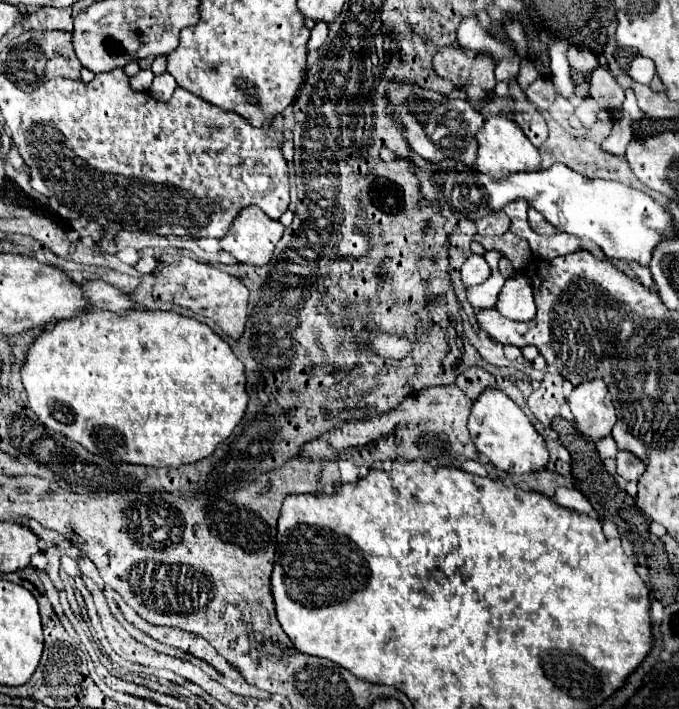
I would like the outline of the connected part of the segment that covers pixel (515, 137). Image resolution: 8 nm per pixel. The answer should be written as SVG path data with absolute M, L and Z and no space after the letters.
M488 117L484 125L476 133L478 141L478 159L476 169L490 177L502 177L512 171L536 171L540 169L540 153L528 141L528 137L520 131L520 127L512 119L504 117Z

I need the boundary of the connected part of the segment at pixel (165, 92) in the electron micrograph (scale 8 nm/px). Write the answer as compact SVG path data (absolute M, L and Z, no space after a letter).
M166 71L166 73L154 77L152 87L150 87L150 93L152 93L152 97L156 97L160 101L166 101L174 93L174 89L176 89L176 79Z

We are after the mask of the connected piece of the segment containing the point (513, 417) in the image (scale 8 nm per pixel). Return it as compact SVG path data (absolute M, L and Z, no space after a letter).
M484 389L480 397L472 403L468 417L468 431L476 449L490 459L492 465L506 473L530 473L538 471L548 461L548 449L544 439L536 433L530 419L508 399L500 389Z

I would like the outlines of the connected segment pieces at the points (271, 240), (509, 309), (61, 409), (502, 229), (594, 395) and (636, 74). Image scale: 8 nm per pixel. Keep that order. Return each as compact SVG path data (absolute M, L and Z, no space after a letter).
M248 205L240 209L226 237L220 239L220 247L240 263L266 265L282 233L284 225L280 221L268 219L260 207Z
M514 275L506 279L502 291L498 293L494 309L512 321L530 321L536 315L536 305L532 299L532 285L528 277Z
M128 309L126 315L118 313L80 313L74 319L62 319L58 321L52 329L44 329L34 343L26 351L26 361L20 369L24 389L28 393L28 401L32 411L38 415L38 419L66 435L70 441L80 443L86 447L90 453L100 455L108 461L124 461L124 463L134 463L134 465L146 465L146 467L178 467L184 463L194 463L198 459L204 459L214 453L216 445L220 445L224 439L228 439L234 431L234 427L240 423L246 405L248 405L248 395L246 395L246 377L244 377L244 365L236 359L228 343L224 343L208 325L174 313L174 311L148 311L148 309Z
M500 211L500 213L492 213L488 217L478 219L476 227L478 227L480 235L502 235L508 231L510 221L508 221L508 215L504 211Z
M602 379L574 387L572 395L568 397L568 403L574 413L576 427L582 435L590 437L592 441L610 435L616 423L616 411L608 387Z
M638 55L638 57L630 63L630 69L628 69L628 75L630 75L634 81L644 83L644 85L648 85L648 83L652 81L654 73L656 73L654 61L648 59L648 57L642 57L642 55Z

